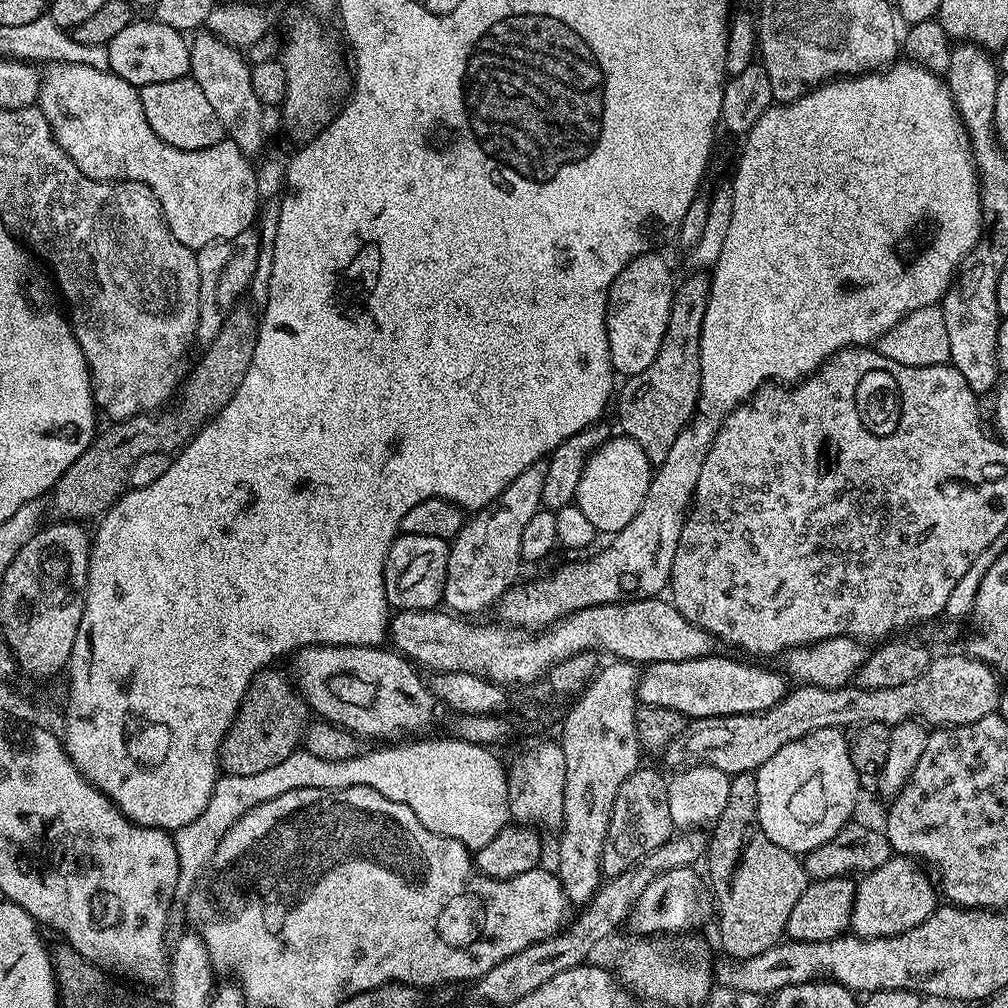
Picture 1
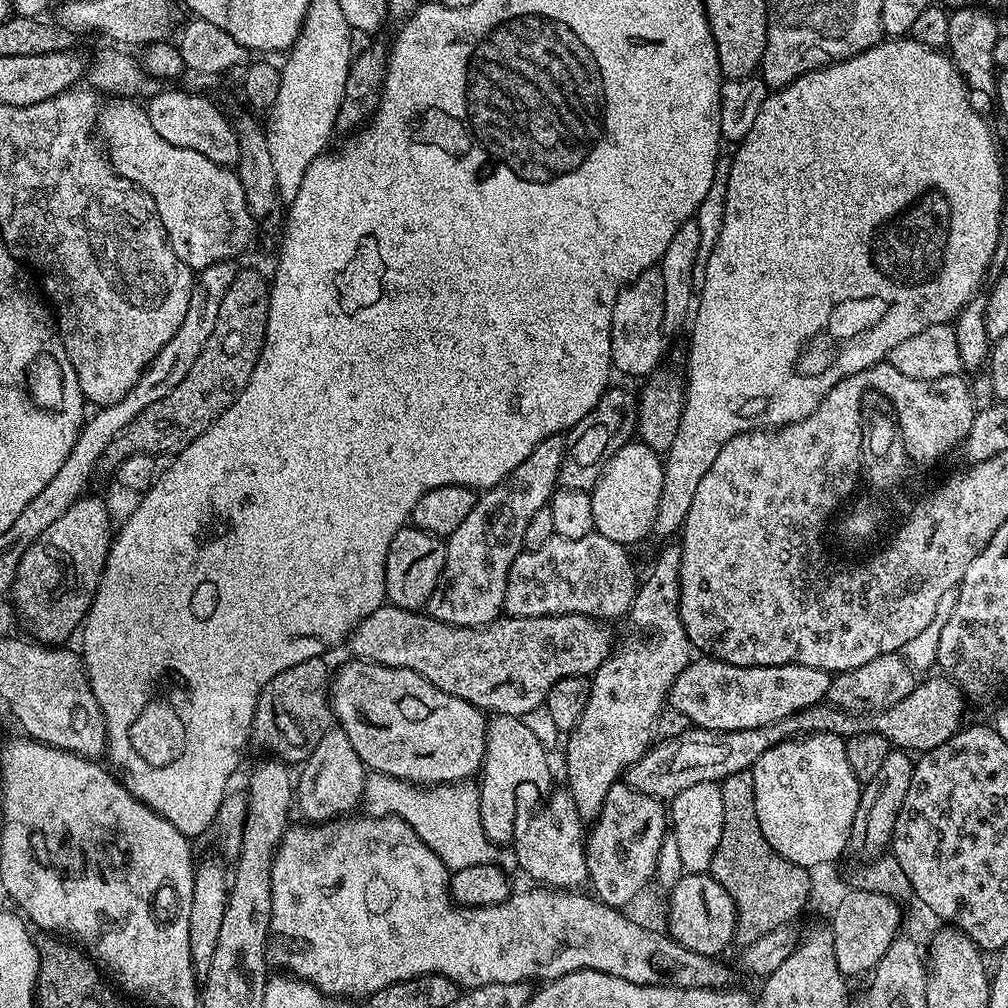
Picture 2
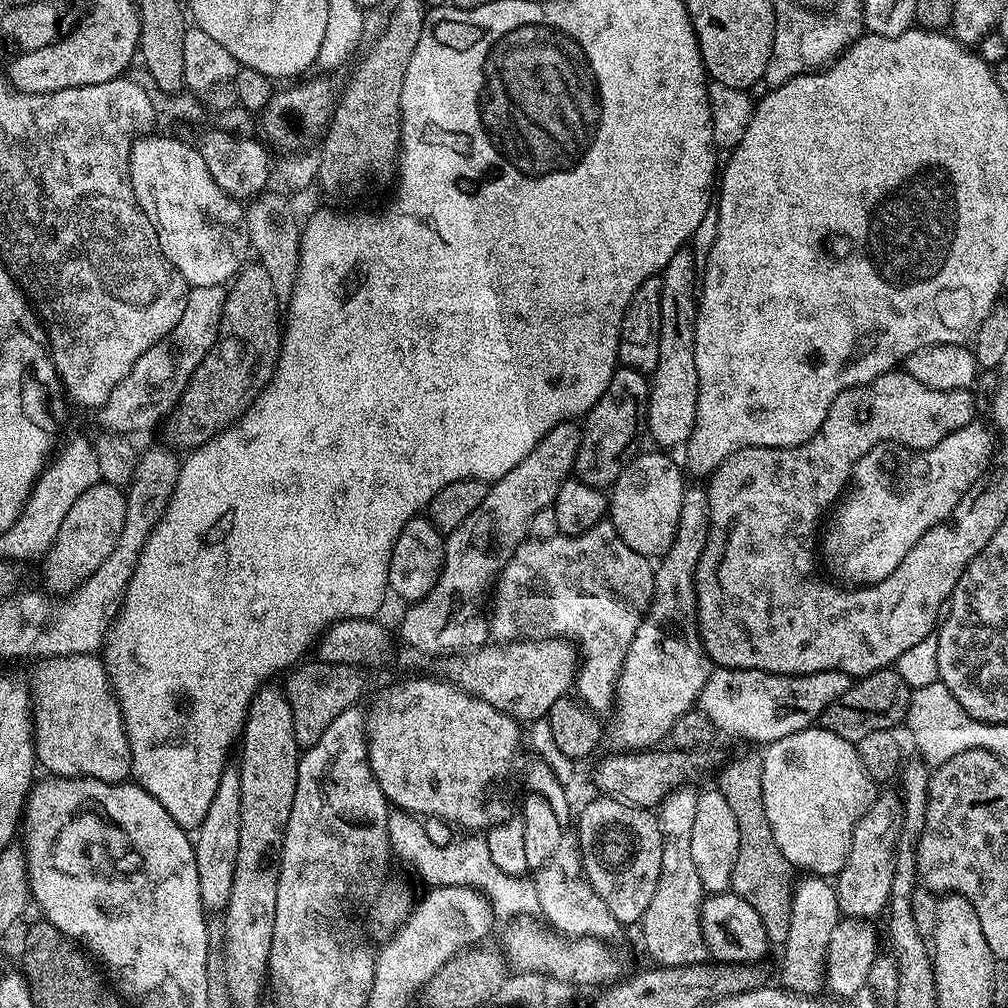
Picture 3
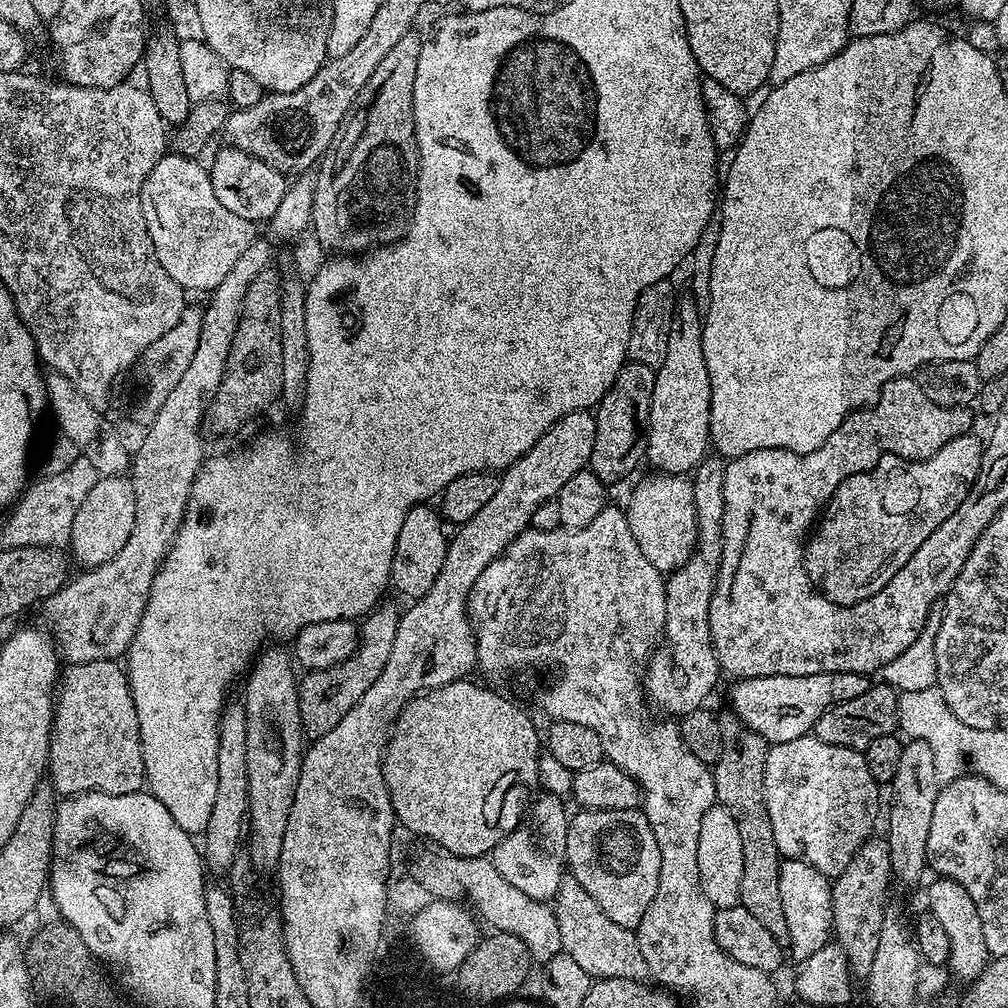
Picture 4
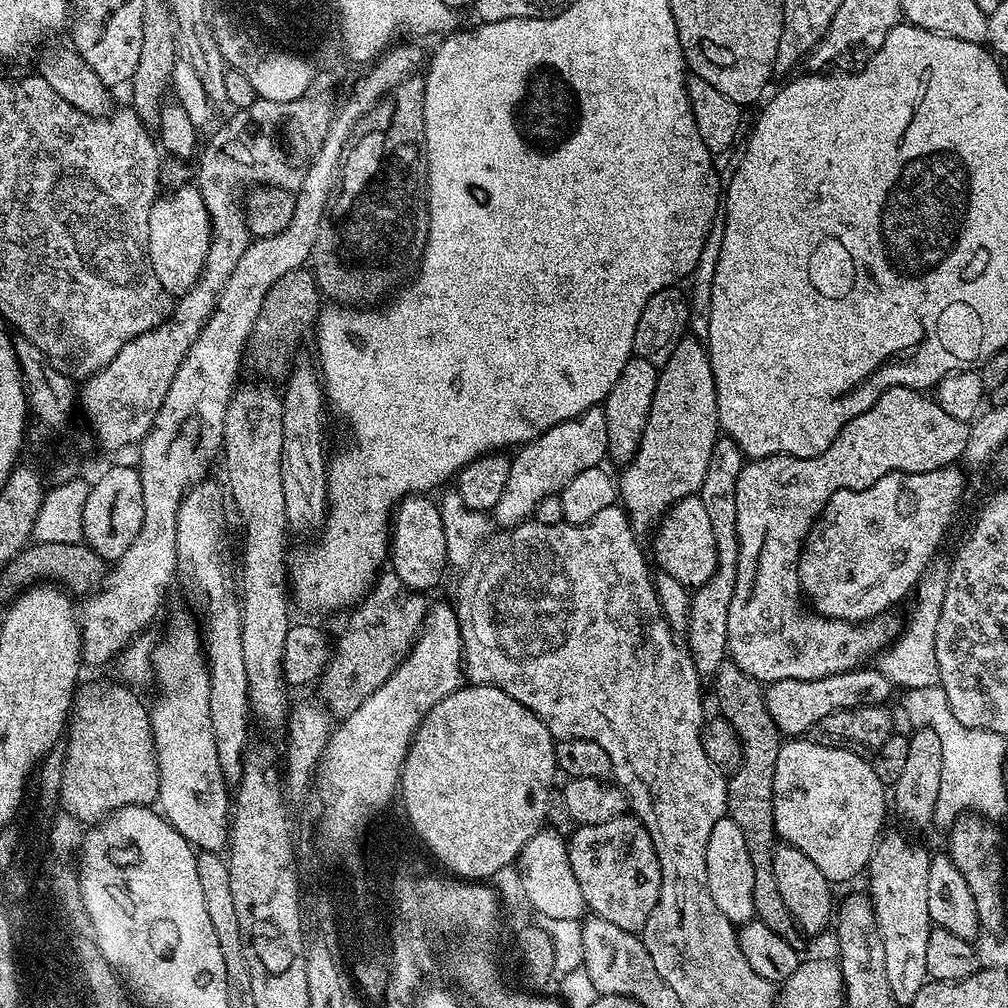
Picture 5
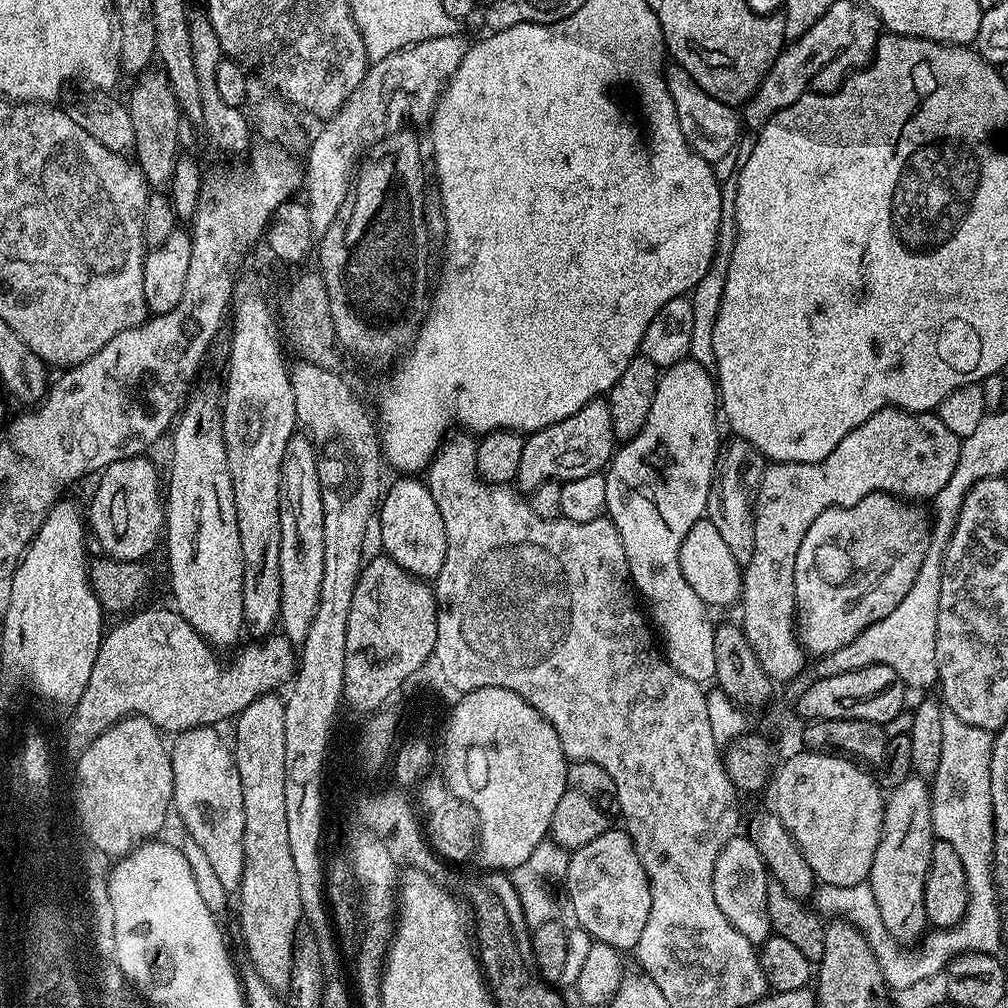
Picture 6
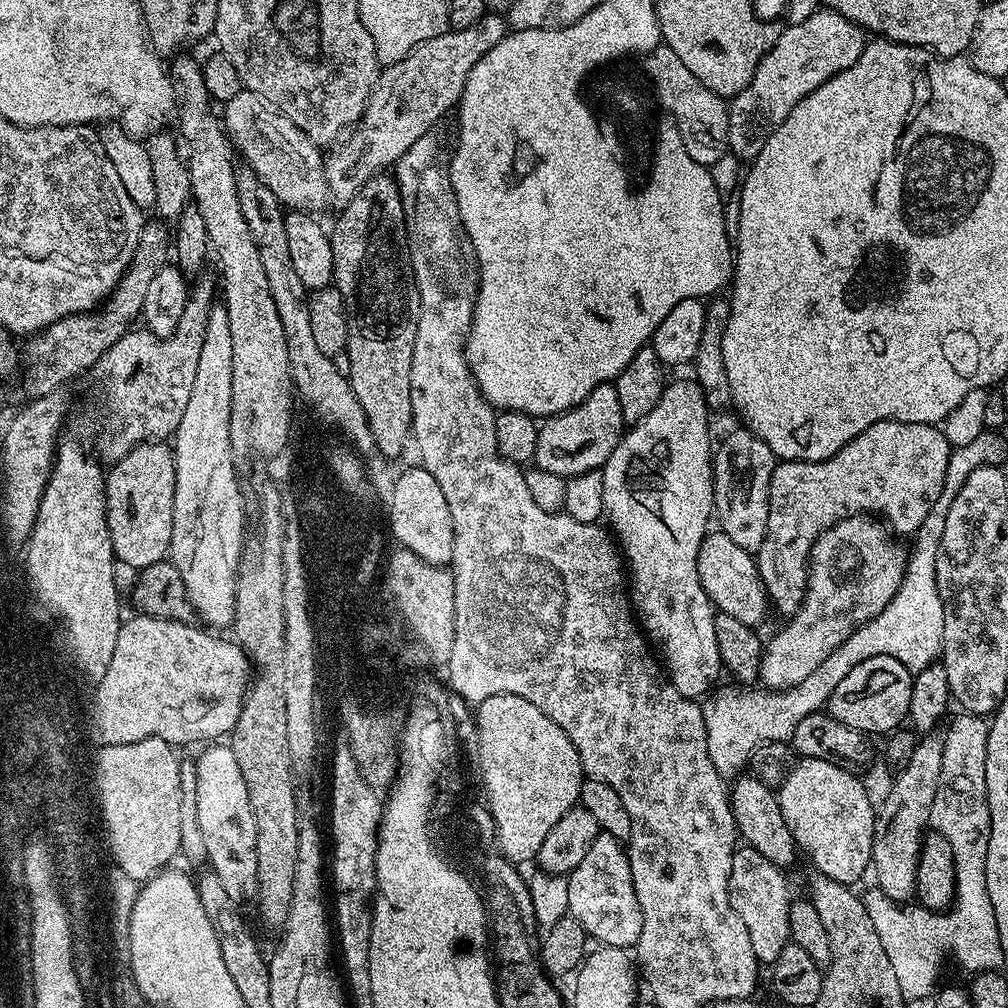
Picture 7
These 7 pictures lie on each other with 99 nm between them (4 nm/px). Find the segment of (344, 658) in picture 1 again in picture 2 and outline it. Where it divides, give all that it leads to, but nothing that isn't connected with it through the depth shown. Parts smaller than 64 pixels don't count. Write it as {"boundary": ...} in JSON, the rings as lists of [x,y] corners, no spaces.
{"boundary":[[[349,659],[349,664],[344,664],[340,669],[335,669],[334,675],[330,680],[330,699],[332,701],[332,715],[335,723],[350,738],[350,746],[354,746],[354,750],[358,754],[358,758],[364,763],[365,769],[371,770],[373,773],[381,772],[387,776],[393,776],[399,780],[406,780],[409,784],[417,786],[431,786],[434,784],[455,784],[457,782],[468,782],[481,771],[484,763],[484,752],[487,749],[487,728],[488,720],[485,713],[481,709],[475,708],[470,702],[466,702],[457,696],[446,694],[442,690],[438,690],[438,686],[434,686],[426,678],[422,678],[414,670],[406,670],[405,668],[391,668],[390,666],[382,666],[381,664],[372,664],[369,660]]]}

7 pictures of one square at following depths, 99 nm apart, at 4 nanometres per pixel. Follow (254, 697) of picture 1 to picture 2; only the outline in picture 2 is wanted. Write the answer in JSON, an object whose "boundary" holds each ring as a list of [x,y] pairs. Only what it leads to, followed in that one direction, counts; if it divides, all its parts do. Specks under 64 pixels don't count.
{"boundary":[[[323,659],[298,662],[290,670],[282,670],[262,690],[252,723],[251,739],[265,748],[265,753],[285,762],[303,762],[334,727],[330,699],[330,668]]]}

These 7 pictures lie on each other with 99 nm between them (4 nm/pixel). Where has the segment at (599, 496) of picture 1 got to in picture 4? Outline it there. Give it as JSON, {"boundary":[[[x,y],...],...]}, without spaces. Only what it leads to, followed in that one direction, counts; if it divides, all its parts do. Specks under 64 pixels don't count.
{"boundary":[[[651,474],[636,484],[632,497],[626,503],[626,515],[630,534],[634,534],[634,542],[638,542],[638,550],[646,554],[650,566],[657,568],[661,574],[671,574],[688,561],[688,557],[696,550],[696,511],[694,510],[694,490],[691,479],[680,474]]]}

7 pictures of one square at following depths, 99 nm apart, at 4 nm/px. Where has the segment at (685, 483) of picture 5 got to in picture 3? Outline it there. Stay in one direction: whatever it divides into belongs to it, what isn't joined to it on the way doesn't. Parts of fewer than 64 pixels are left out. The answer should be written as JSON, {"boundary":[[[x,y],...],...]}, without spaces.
{"boundary":[[[691,247],[679,248],[666,262],[660,276],[660,333],[658,334],[658,366],[650,374],[646,432],[665,449],[675,444],[687,445],[696,421],[698,406],[698,366],[694,366],[694,334],[698,303],[698,269]]]}

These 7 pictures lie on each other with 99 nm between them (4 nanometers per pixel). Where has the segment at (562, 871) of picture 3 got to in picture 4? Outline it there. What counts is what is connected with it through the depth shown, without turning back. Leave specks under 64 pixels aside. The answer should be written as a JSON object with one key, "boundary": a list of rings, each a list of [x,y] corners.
{"boundary":[[[571,878],[562,880],[560,891],[554,899],[554,911],[563,951],[588,976],[596,980],[622,978],[644,982],[649,979],[646,958],[642,958],[635,931],[618,926],[618,922],[610,922],[610,918],[602,914],[598,902],[594,902],[594,898],[590,898],[590,894],[582,890],[577,880]]]}

